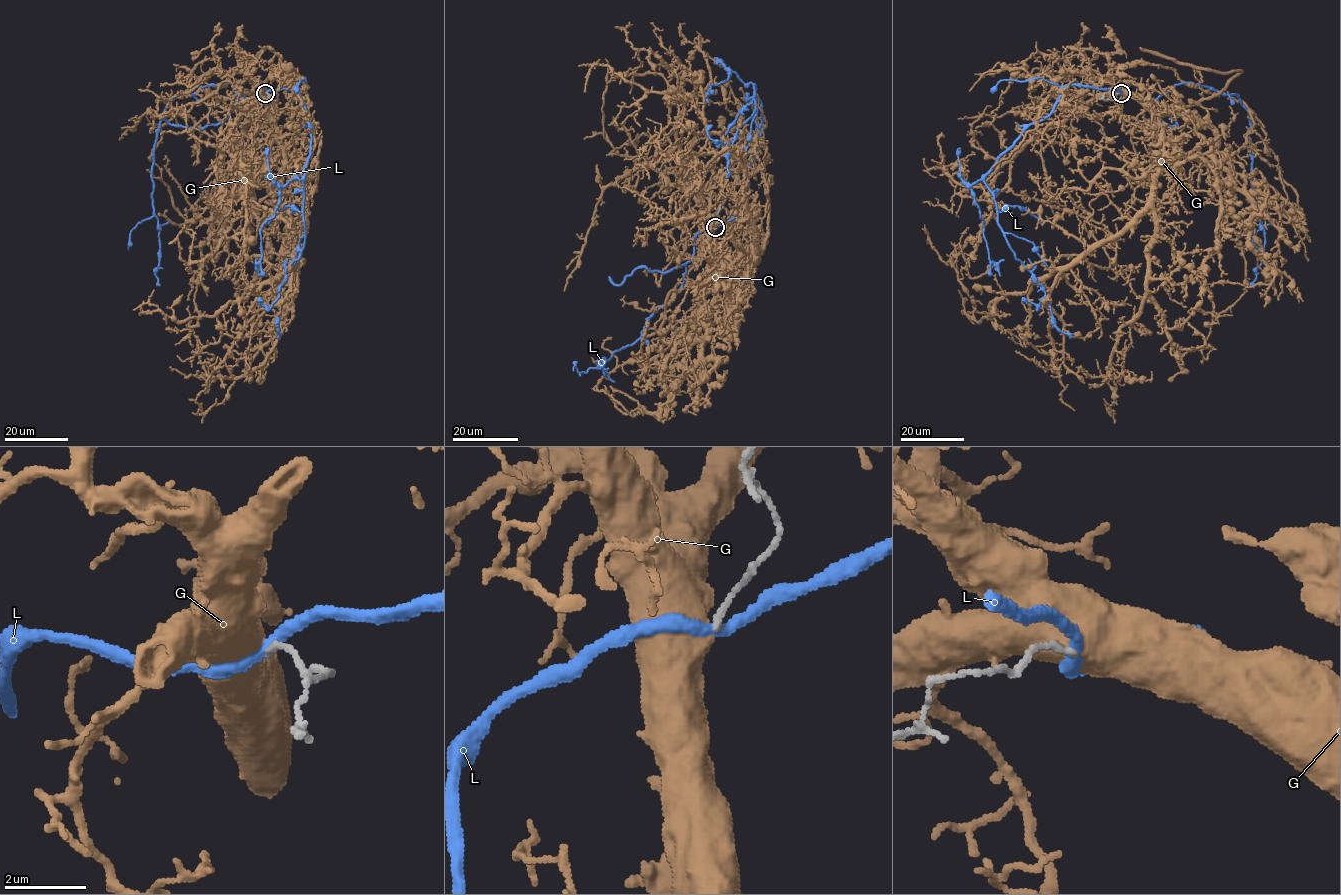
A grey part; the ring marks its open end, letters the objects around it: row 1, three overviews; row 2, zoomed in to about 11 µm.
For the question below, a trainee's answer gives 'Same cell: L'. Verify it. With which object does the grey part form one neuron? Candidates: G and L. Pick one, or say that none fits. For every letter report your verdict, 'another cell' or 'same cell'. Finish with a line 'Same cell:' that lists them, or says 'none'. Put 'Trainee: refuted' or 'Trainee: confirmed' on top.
Trainee: refuted
G: same cell
L: another cell
Same cell: G

